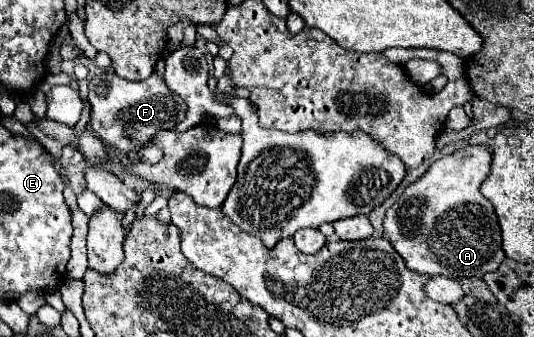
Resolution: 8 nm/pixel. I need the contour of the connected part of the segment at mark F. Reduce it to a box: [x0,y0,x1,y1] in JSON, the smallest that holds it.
[89,72,185,154]

